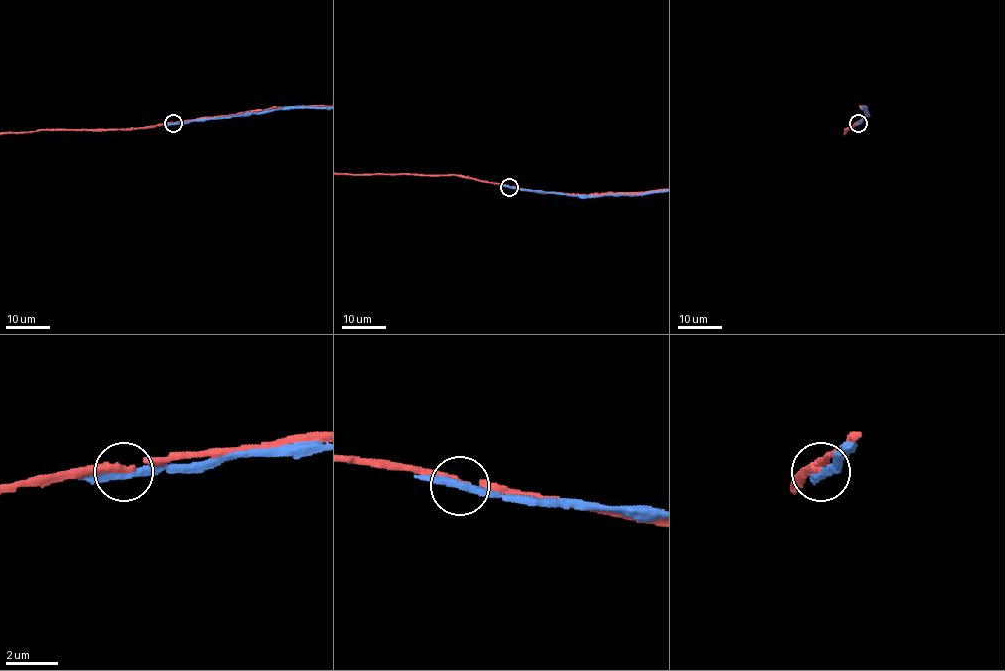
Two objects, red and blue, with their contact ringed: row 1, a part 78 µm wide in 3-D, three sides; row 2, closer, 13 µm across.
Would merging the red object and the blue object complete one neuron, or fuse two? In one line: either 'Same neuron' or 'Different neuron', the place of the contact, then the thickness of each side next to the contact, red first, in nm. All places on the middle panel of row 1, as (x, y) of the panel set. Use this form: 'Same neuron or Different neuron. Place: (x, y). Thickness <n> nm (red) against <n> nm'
Different neuron. Place: (509, 187). Thickness 240 nm (red) against 280 nm

